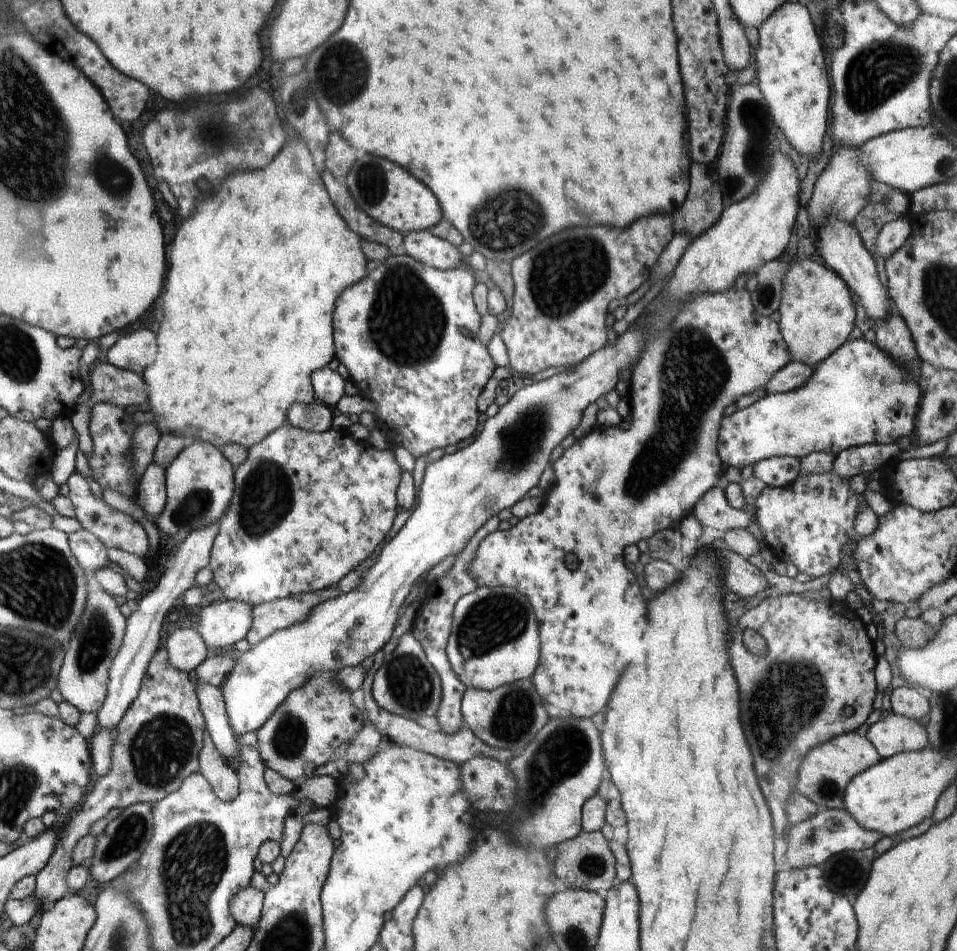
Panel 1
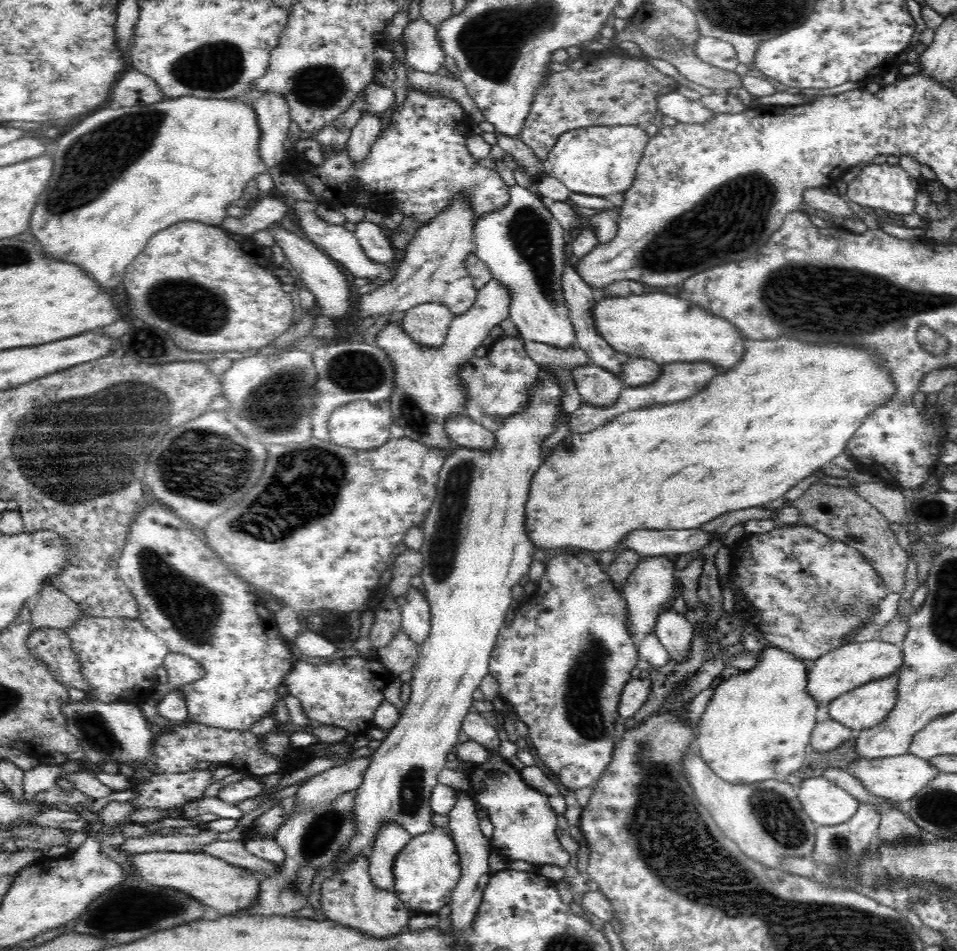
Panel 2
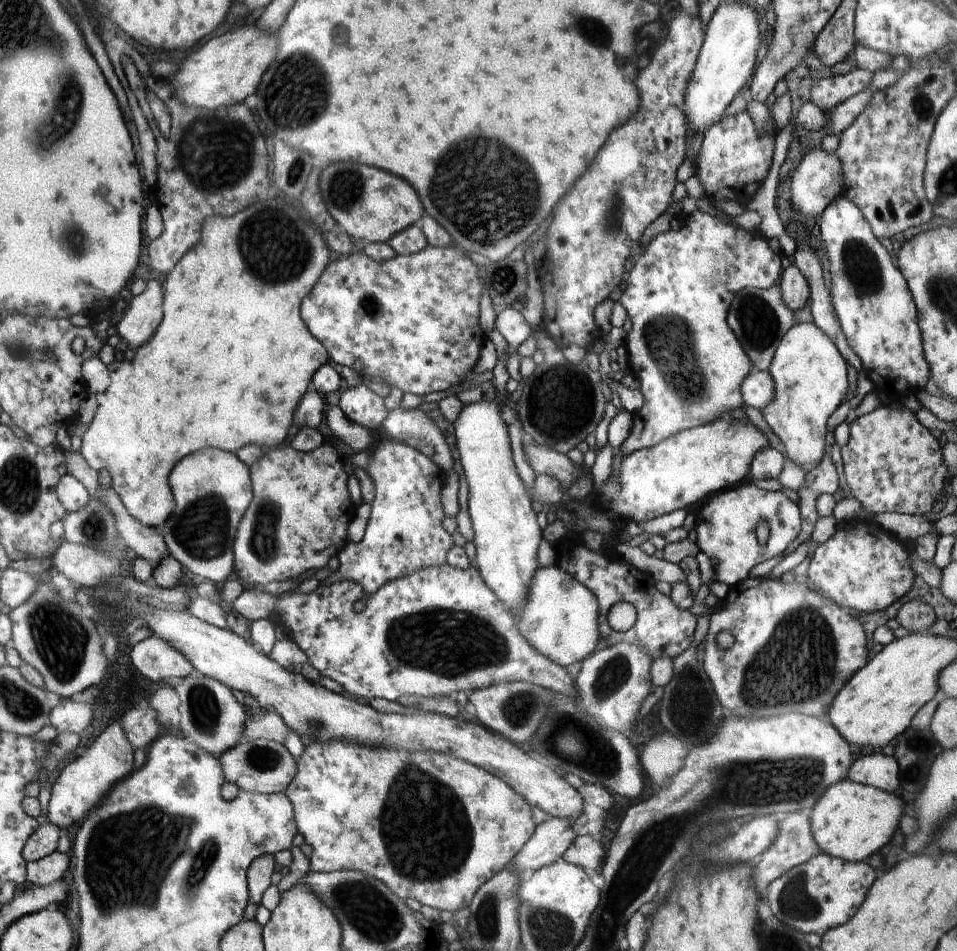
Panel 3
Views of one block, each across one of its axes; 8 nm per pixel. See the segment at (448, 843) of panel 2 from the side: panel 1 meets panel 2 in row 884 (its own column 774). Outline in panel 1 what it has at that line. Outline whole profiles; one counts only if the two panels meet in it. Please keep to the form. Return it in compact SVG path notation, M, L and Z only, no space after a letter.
M864 338L846 341L815 368L807 383L785 393L767 393L752 405L740 409L730 418L722 418L718 436L718 456L724 466L743 469L752 467L771 456L791 456L801 459L811 452L836 456L842 450L871 444L892 444L900 436L910 436L919 410L922 382L914 371L895 363L876 344Z

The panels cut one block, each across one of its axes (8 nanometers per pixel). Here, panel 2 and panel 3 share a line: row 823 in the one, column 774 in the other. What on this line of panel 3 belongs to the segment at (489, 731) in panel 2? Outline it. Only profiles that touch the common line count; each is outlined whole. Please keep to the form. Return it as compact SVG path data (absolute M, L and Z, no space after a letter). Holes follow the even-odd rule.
M750 480L711 495L697 521L694 529L698 548L712 562L716 581L724 582L729 587L746 579L756 564L781 556L788 544L798 538L802 528L802 516L796 502L792 502L783 492L760 489ZM760 521L766 522L769 528L765 546L761 546L756 539Z

